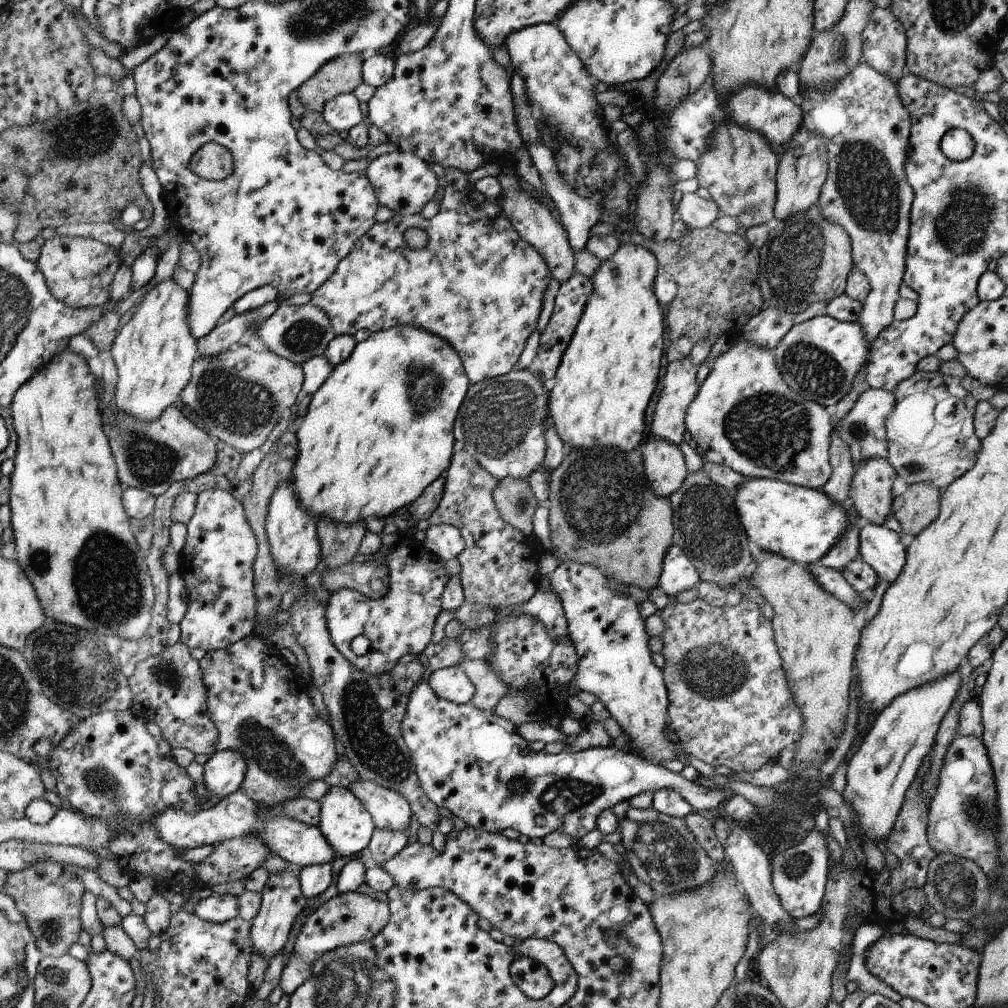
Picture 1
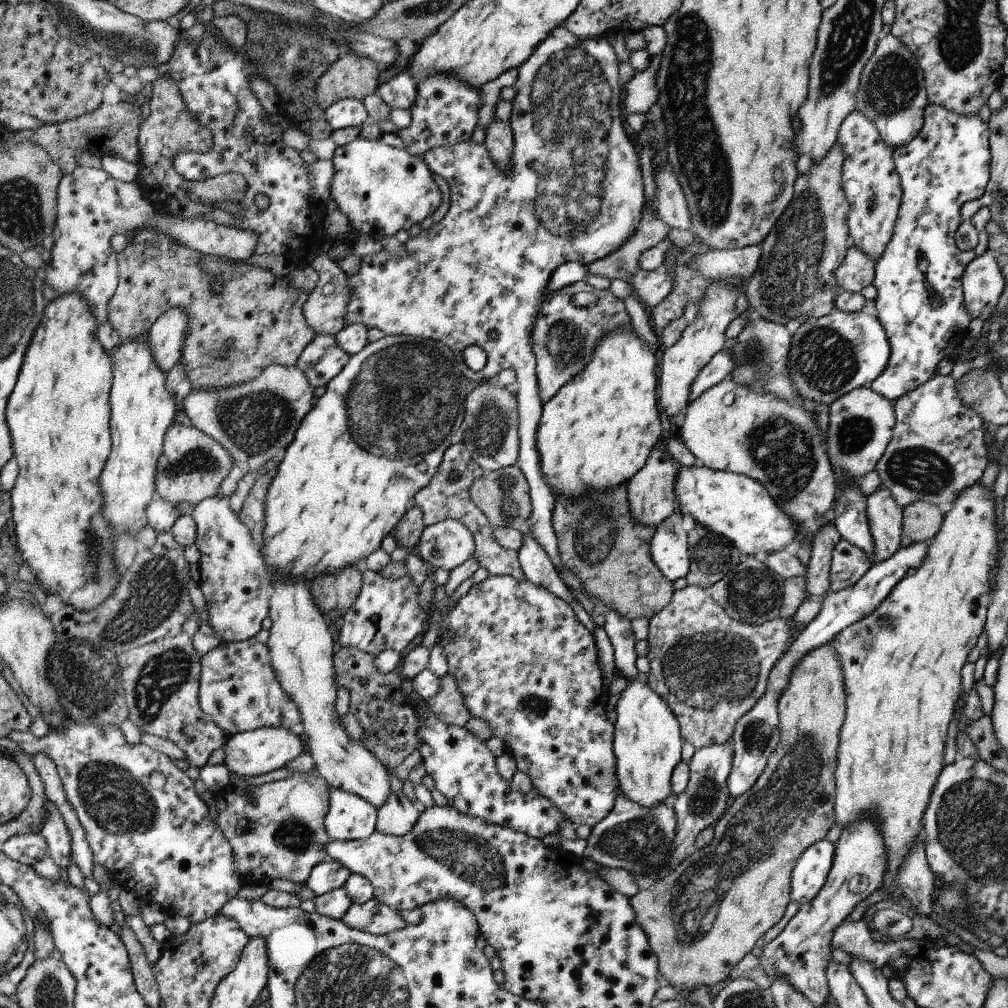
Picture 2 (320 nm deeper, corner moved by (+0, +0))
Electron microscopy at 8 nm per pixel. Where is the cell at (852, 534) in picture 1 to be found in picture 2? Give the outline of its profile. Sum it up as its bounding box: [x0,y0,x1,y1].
[826,385,896,488]

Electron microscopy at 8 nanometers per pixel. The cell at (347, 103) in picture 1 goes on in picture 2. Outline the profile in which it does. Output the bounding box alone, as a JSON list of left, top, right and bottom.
[325,98,366,130]

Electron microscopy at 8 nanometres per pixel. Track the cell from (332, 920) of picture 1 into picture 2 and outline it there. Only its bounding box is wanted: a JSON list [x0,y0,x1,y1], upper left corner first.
[341,899,407,935]

